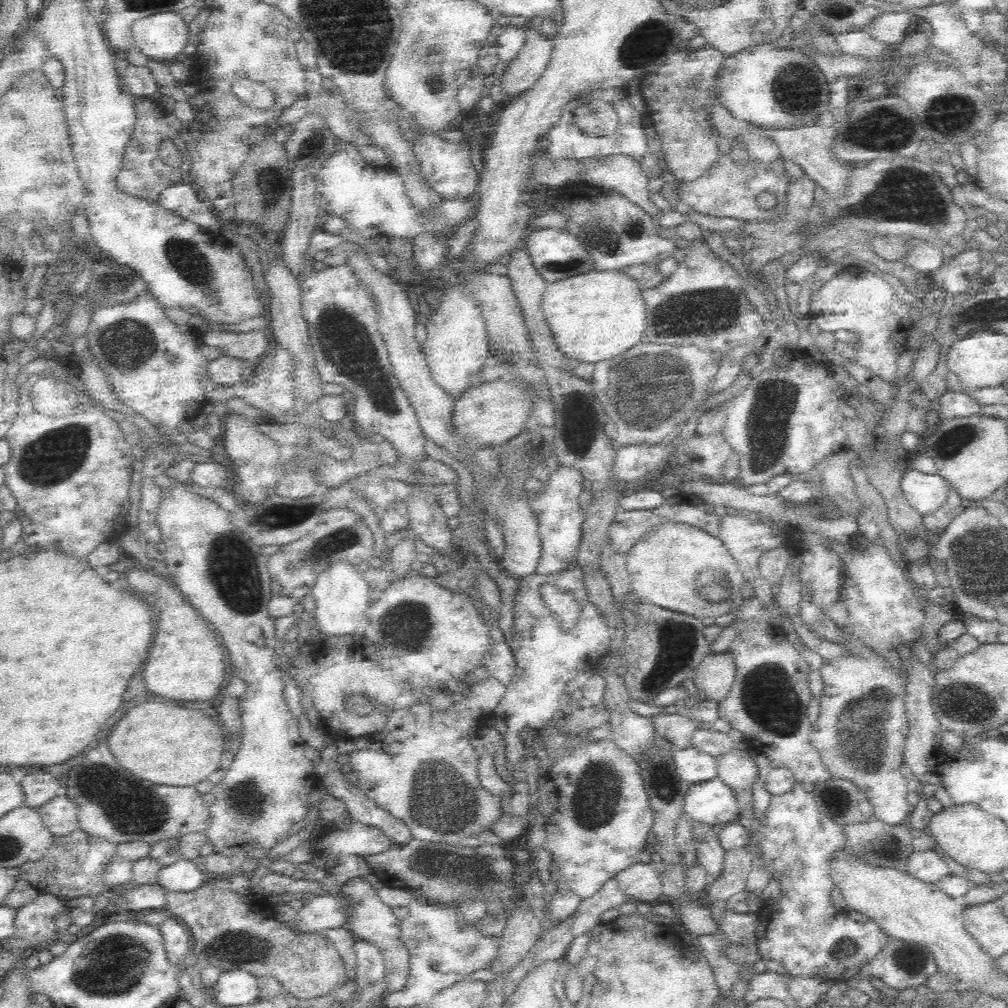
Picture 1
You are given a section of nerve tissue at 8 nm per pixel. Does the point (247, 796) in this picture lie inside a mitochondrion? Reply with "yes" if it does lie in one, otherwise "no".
yes

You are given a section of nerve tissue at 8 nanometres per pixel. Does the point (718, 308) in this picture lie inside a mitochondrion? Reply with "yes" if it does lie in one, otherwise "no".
yes

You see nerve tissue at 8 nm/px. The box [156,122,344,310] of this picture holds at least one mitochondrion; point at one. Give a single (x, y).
(184, 254)

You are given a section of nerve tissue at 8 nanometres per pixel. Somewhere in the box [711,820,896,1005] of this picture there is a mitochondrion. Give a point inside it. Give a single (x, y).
(840, 950)

